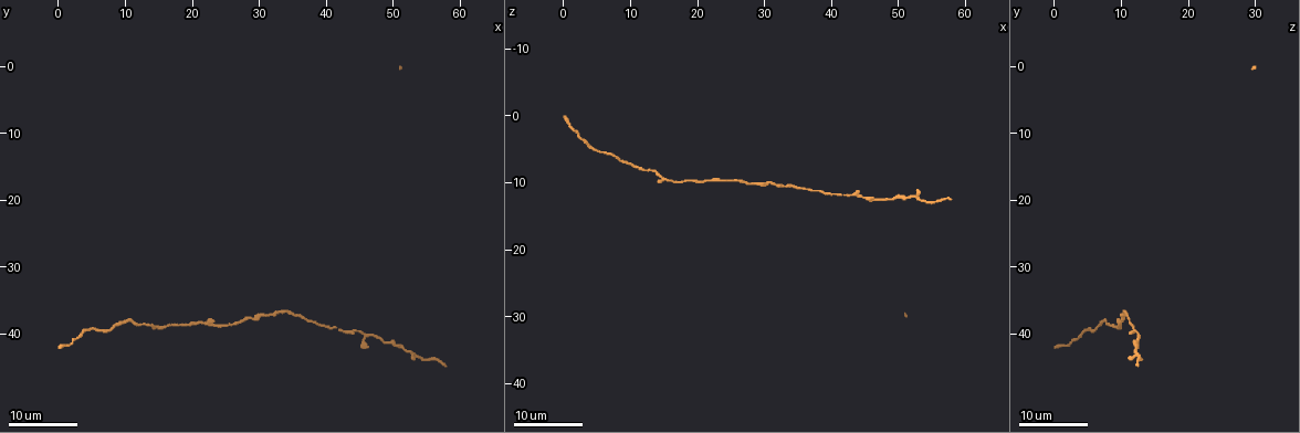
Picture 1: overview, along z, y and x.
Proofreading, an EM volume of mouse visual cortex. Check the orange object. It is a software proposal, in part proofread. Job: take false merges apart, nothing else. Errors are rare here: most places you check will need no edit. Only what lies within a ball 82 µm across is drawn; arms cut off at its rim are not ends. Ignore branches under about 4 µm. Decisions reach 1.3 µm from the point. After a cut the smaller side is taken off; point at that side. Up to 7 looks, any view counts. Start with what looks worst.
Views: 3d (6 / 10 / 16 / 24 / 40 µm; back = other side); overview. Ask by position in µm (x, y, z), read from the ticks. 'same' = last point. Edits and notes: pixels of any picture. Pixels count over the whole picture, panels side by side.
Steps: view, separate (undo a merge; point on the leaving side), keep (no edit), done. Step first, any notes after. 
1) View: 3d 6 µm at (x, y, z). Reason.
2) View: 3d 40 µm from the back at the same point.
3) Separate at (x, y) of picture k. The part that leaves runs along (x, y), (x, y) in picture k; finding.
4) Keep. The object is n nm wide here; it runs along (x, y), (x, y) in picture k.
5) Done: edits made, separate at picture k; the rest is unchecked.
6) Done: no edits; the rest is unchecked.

View: 3d 16 µm at (16.0, 39.0, 10.0). Two arms at a narrow angle.

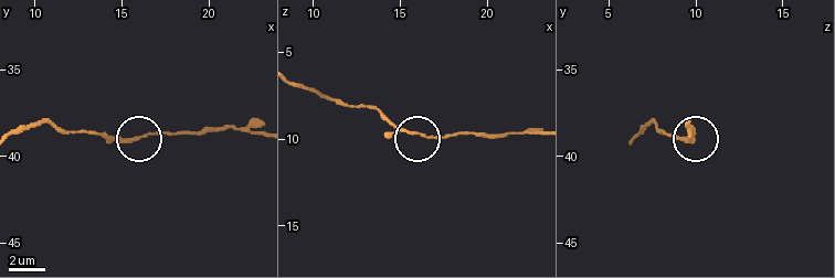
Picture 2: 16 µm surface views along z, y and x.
View: 3d 6 µm at (15.7, 38.9, 9.7).

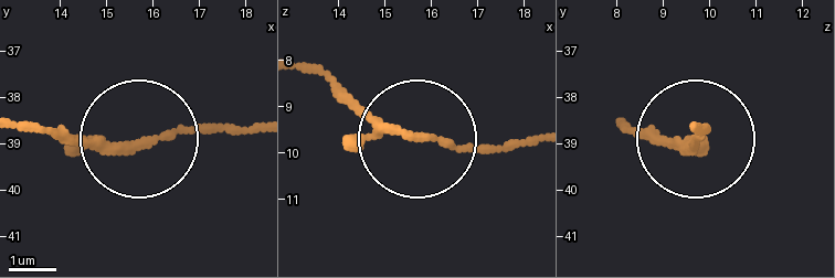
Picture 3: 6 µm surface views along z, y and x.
Keep. It runs along (538, 140), (478, 151), (419, 140), (371, 124), (300, 65) in picture 3; all the same neuron.

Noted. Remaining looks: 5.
View: 3d 24 µm at (49.5, 41.0, 12.5). Sudden change in width.

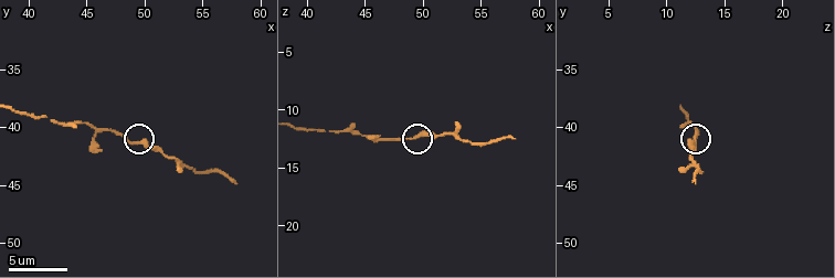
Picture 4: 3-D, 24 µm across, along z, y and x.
View: 3d 10 µm at (49.4, 41.4, 12.4).

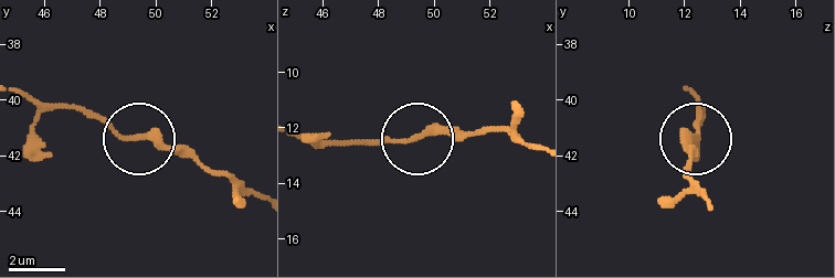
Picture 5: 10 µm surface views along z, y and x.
Keep. It runs along (21, 91), (50, 105), (93, 109), (128, 136), (197, 160) in picture 5; continuous, no second neuron.

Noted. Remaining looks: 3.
View: 3d 10 µm at (45.6, 39.8, 12.6). Three-way junction.

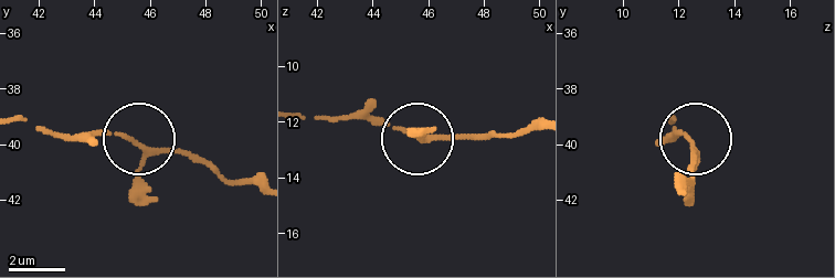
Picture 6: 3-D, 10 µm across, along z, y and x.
View: 3d 6 µm at (45.3, 39.9, 12.4).

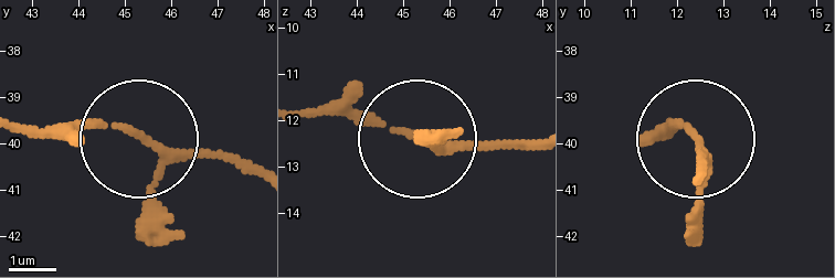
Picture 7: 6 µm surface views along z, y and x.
Keep. The object is 110 nm wide here; it runs along (27, 128), (109, 128), (169, 152), (260, 164) in picture 7; one neuron here.

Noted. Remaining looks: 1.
Done: no edits; the rest is unchecked.

